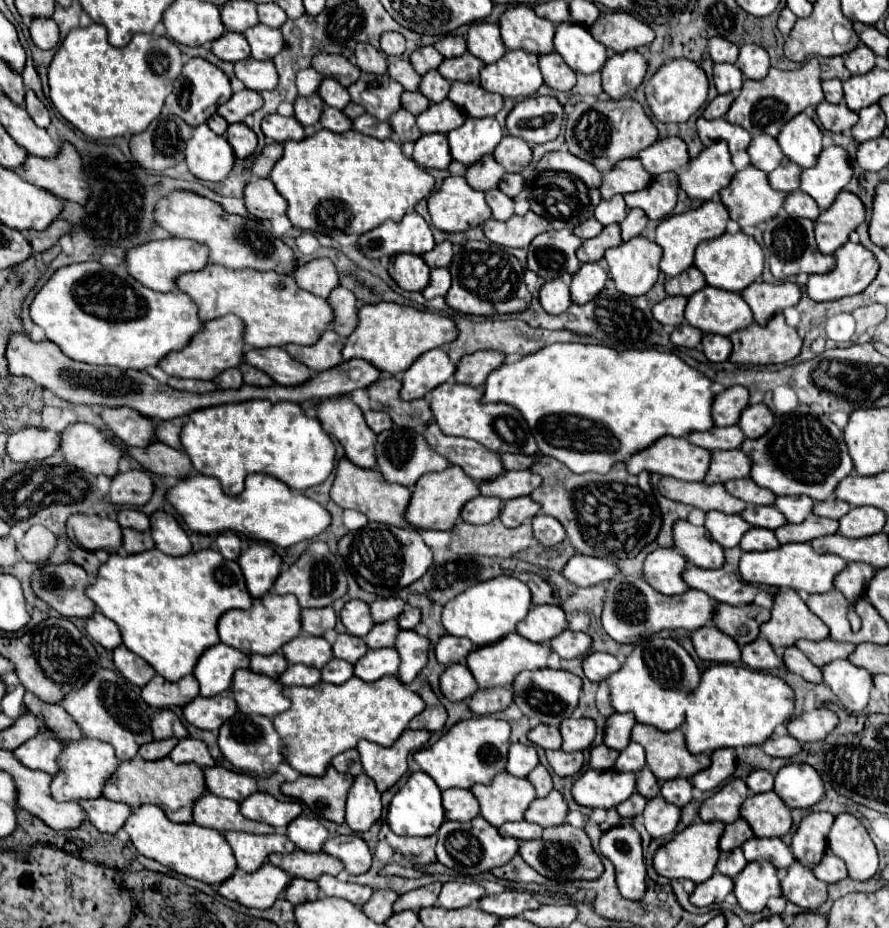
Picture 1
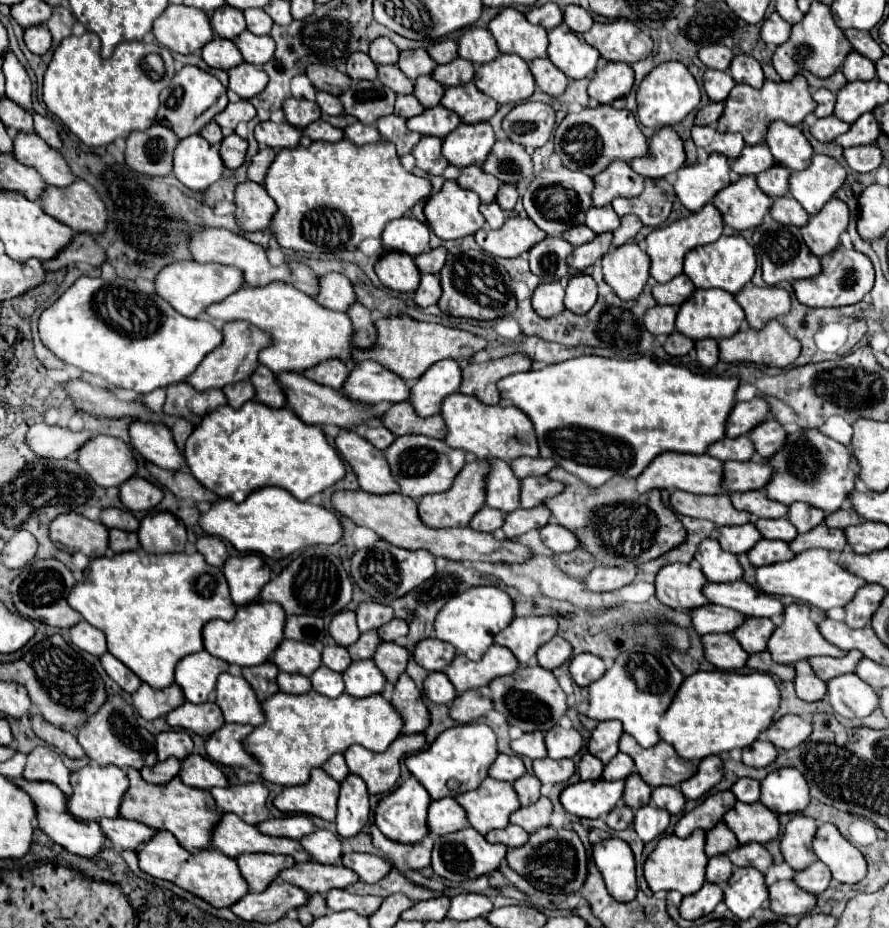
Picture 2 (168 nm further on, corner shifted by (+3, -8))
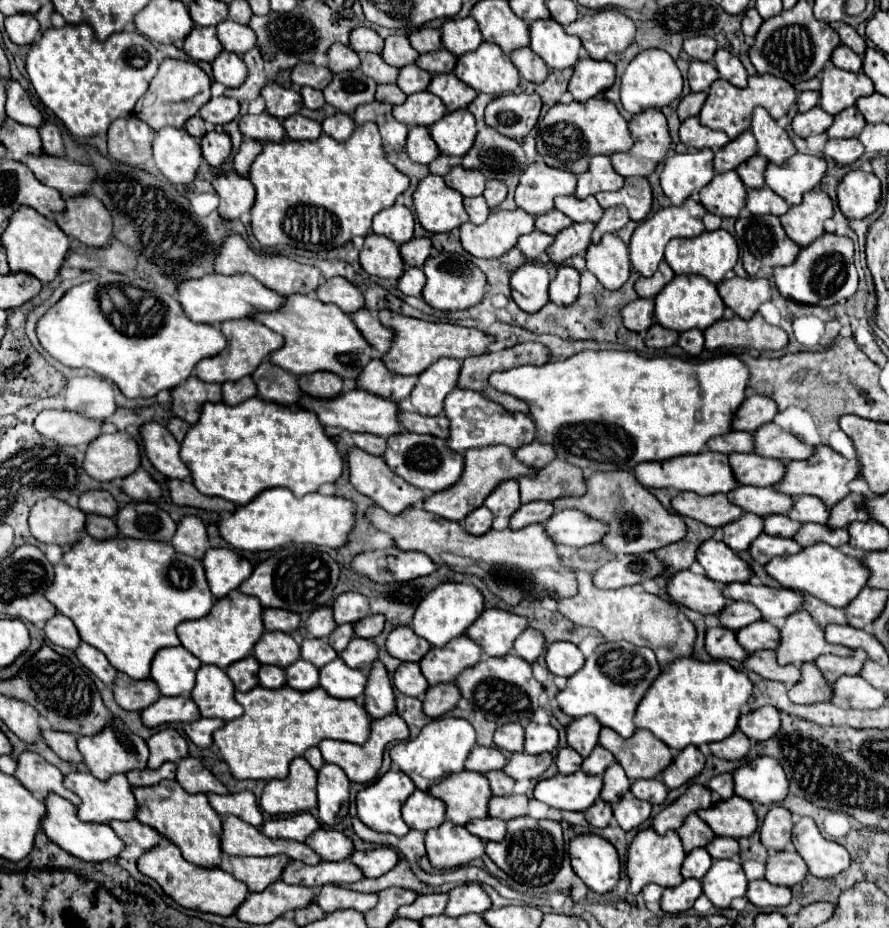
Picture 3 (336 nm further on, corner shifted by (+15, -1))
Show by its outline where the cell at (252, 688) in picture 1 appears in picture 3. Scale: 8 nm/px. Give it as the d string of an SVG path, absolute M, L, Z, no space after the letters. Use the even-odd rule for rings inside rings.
M216 666L198 668L192 700L206 718L220 718L228 722L242 716L242 708L234 700L234 684L226 672Z

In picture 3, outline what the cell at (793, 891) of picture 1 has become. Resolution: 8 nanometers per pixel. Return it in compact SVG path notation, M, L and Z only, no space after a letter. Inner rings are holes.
M768 880L748 882L746 896L754 906L760 906L760 908L766 908L766 906L782 908L782 906L788 906L790 900L792 900L790 888L768 884Z

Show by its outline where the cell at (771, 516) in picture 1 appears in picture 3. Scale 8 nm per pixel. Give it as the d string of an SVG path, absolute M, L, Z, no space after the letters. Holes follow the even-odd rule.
M774 514L774 516L764 518L764 532L772 534L772 536L792 538L800 530L800 526L802 526L800 522L794 522L784 514Z

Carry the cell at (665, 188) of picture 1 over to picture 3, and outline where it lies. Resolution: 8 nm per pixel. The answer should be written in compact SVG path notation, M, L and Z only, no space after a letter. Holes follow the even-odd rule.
M632 176L632 178L626 178L620 190L600 192L596 194L596 200L600 202L602 208L626 206L630 220L642 222L650 214L650 208L652 208L652 190L646 178Z

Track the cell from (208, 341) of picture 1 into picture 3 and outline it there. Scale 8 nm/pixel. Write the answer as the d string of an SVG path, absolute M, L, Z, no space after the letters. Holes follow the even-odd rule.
M230 320L230 322L224 322L222 326L222 332L224 336L228 338L228 348L220 354L220 356L214 356L212 360L202 360L198 366L196 366L196 376L204 382L234 382L234 380L240 380L244 376L250 376L262 360L266 360L272 352L280 350L284 346L284 338L276 332L272 332L270 328L266 328L264 324L256 322L256 320Z

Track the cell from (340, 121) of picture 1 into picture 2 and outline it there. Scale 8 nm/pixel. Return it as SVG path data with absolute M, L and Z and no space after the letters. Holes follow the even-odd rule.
M318 119L314 123L308 125L308 129L304 129L304 133L312 139L312 141L340 141L344 139L344 131L332 127L330 123Z

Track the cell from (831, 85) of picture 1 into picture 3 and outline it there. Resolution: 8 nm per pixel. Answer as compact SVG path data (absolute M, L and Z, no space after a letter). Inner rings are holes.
M806 90L806 92L802 92L800 96L798 96L798 102L796 102L796 106L798 106L798 112L808 112L810 108L814 108L816 104L818 104L818 92L814 92L814 90Z

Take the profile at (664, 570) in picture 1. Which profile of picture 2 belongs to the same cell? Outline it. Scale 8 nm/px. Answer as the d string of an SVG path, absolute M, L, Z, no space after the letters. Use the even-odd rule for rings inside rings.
M670 563L656 575L656 599L672 609L690 611L708 603L700 591L704 583L706 577L700 569L686 563Z

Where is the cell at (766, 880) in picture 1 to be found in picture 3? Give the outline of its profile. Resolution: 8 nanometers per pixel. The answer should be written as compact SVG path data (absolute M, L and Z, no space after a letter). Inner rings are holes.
M714 860L706 876L700 880L704 894L716 908L728 908L730 902L746 894L746 876L736 860Z

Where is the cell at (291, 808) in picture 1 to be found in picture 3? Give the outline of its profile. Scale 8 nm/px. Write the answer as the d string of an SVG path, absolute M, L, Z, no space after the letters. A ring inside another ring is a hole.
M300 812L300 814L280 818L280 820L270 820L270 822L262 824L260 830L268 838L284 838L284 840L304 842L318 828L320 828L320 824L310 812Z

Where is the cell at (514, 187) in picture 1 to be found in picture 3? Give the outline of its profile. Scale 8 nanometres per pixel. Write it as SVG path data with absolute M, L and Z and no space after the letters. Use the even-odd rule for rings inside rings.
M488 180L486 182L486 190L484 190L484 198L488 202L490 208L496 208L504 202L506 198L506 186L500 180Z

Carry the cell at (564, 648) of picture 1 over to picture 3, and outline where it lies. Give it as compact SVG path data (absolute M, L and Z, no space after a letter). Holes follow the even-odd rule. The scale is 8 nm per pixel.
M526 628L516 640L514 640L514 650L520 658L524 658L526 662L534 662L542 650L544 650L544 636L542 632L534 630L534 628Z

